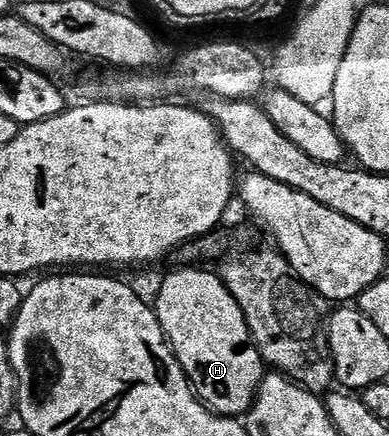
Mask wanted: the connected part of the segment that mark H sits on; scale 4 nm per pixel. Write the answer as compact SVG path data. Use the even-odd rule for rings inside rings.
M176 268L173 269L173 274L165 276L164 283L156 294L156 302L154 301L156 319L160 321L160 327L168 337L168 345L176 353L176 359L180 361L180 367L197 398L215 413L244 416L252 409L256 390L266 373L266 363L252 340L252 333L248 331L242 308L238 308L234 296L230 296L230 292L224 287L219 273L212 271L211 274L208 270L200 269Z

